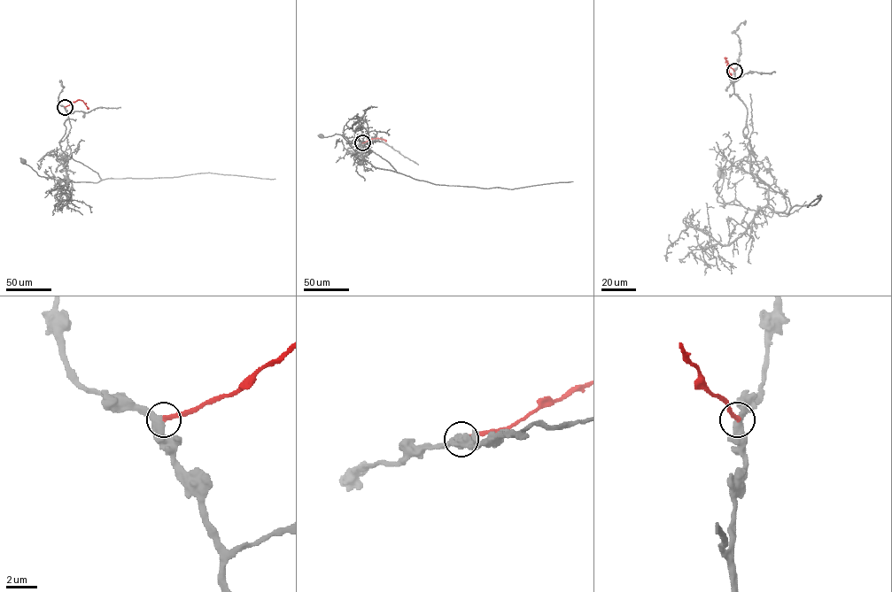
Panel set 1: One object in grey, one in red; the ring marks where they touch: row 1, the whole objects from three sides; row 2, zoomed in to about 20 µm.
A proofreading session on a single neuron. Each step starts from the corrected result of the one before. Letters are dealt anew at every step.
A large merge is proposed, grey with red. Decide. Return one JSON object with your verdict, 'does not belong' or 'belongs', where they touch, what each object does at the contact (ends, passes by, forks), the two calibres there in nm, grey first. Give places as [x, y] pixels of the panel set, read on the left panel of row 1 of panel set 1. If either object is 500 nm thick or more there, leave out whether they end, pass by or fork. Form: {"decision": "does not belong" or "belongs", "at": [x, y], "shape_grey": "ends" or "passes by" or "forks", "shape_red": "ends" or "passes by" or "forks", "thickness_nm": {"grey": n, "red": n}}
{"decision": "belongs", "at": [65, 107], "shape_grey": "passes by", "shape_red": "ends", "thickness_nm": {"grey": 480, "red": 240}}

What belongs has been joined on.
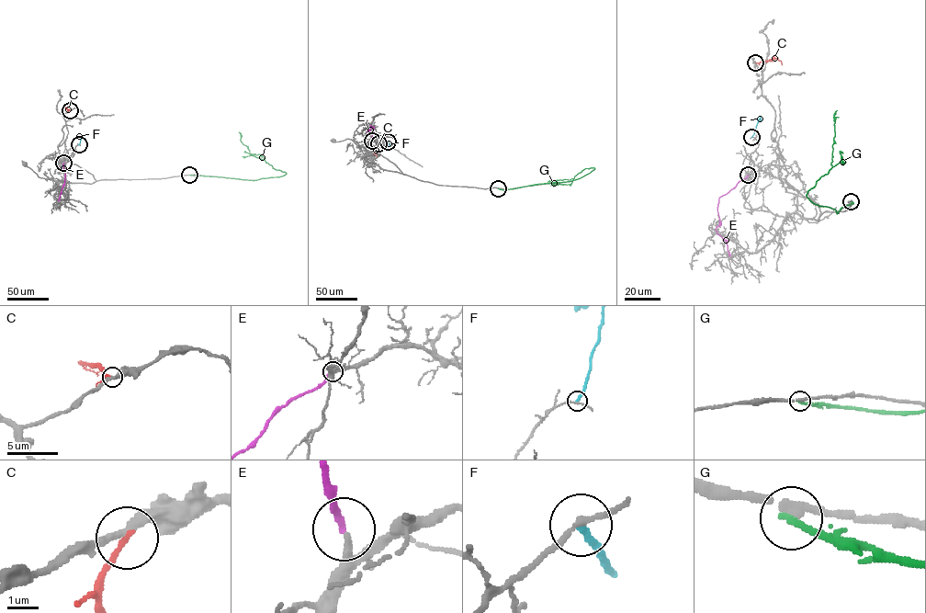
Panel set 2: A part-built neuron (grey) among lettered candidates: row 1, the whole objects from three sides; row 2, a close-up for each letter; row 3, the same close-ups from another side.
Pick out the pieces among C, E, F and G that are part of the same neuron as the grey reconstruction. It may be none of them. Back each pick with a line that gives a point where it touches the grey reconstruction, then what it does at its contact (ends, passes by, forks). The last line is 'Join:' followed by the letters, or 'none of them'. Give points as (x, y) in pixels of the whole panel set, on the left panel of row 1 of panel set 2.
Join: none of them

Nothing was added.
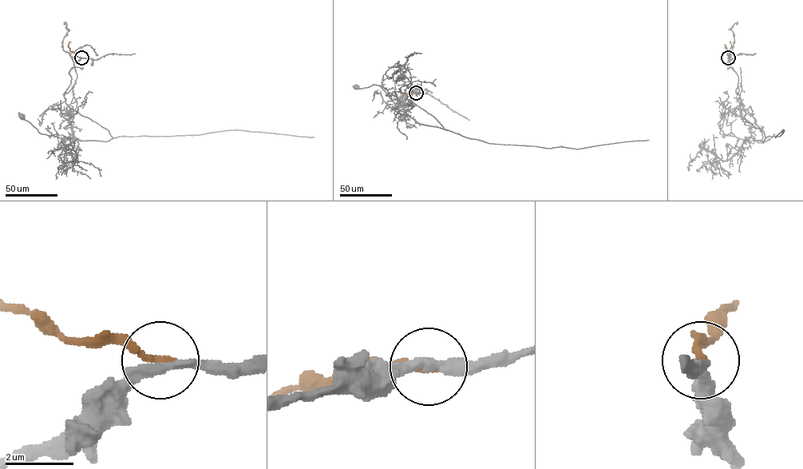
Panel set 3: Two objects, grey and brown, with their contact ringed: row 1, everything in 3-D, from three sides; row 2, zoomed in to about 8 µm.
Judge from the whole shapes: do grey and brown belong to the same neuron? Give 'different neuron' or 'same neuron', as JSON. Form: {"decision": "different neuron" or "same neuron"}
{"decision": "different neuron"}

